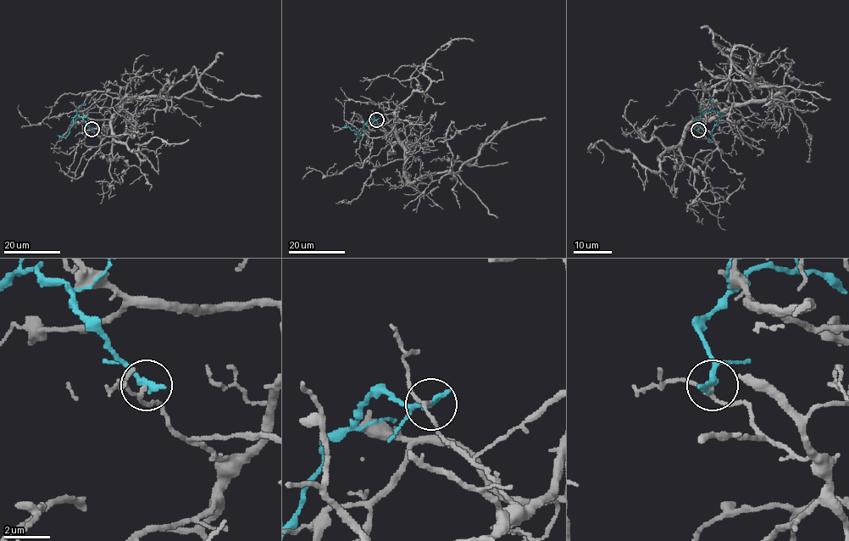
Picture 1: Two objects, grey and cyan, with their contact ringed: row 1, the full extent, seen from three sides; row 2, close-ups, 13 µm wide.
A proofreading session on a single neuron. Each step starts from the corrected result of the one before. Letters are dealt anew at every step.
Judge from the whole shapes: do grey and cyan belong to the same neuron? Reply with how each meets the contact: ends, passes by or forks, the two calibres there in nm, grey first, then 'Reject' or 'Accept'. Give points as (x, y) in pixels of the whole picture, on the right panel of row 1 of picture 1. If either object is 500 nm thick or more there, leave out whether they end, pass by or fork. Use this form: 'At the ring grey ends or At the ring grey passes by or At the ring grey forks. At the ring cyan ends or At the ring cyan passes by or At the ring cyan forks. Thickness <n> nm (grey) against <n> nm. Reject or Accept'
At the ring grey passes by. At the ring cyan ends. Thickness 130 nm (grey) against 360 nm. Reject

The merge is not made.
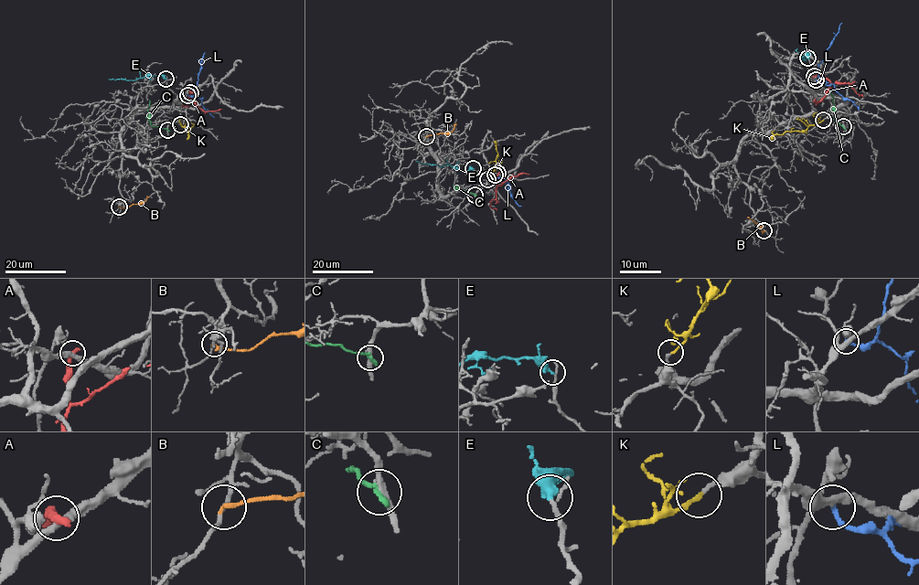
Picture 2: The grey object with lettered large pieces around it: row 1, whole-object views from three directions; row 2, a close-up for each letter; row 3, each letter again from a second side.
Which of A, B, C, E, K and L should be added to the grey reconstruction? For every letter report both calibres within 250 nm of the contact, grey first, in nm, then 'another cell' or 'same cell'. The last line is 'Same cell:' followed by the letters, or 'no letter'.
A: 340 nm thick on the grey side, 400 nm on the other; another cell
B: 140 nm thick on the grey side, 200 nm on the other; another cell
C: 280 nm thick on the grey side, 320 nm on the other; another cell
E: 150 nm thick on the grey side, 440 nm on the other; same cell
K: 190 nm thick on the grey side, 180 nm on the other; same cell
L: 320 nm thick on the grey side, 200 nm on the other; another cell
Same cell: E, K

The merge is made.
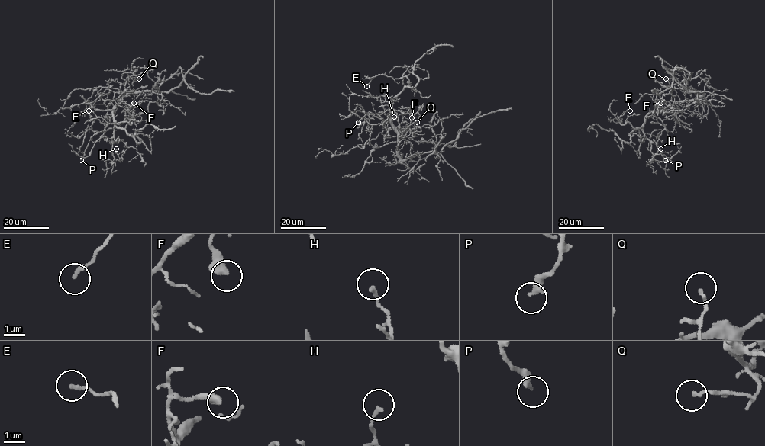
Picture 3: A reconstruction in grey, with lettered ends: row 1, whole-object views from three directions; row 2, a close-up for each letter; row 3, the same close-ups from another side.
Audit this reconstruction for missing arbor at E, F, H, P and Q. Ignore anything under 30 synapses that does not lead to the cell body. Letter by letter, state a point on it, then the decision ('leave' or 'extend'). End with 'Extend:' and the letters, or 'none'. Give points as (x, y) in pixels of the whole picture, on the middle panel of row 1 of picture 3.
E: place (366, 86); leave
F: place (411, 117); leave
H: place (394, 117); leave
P: place (358, 122); leave
Q: place (417, 122); leave
Extend: none

